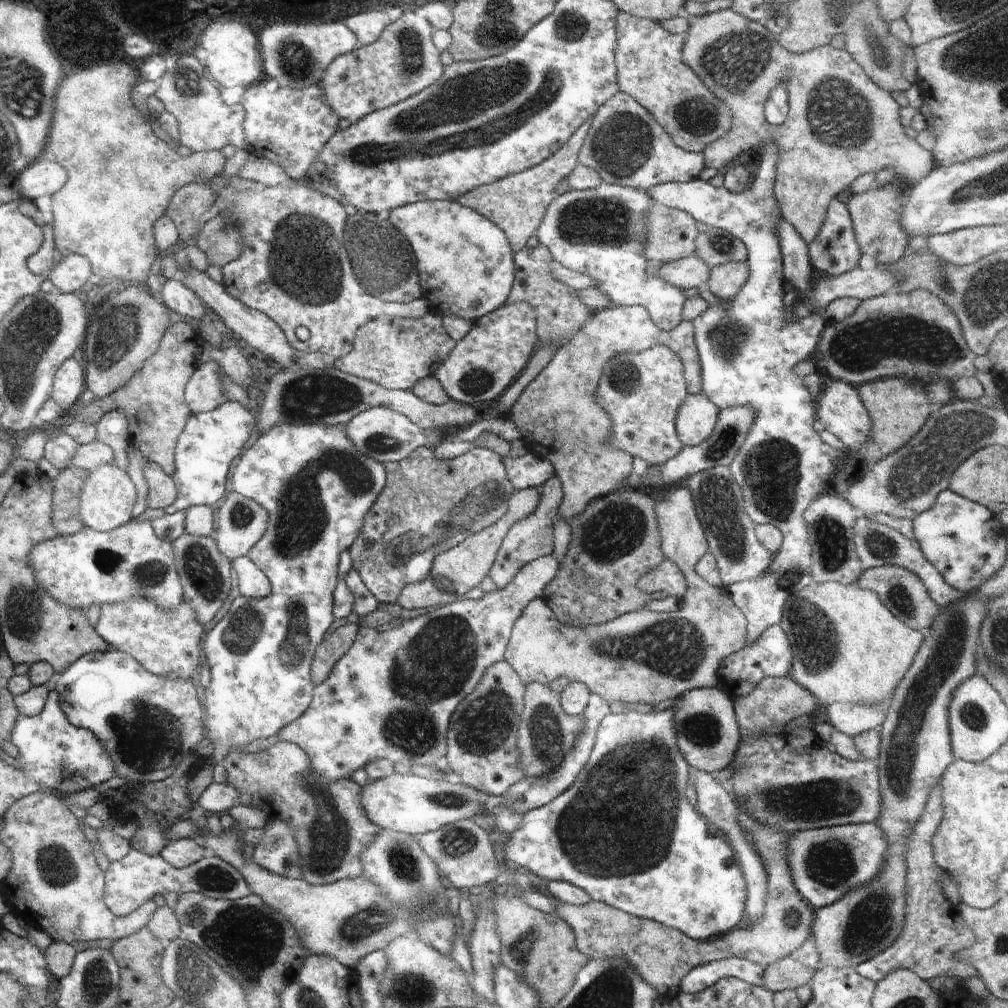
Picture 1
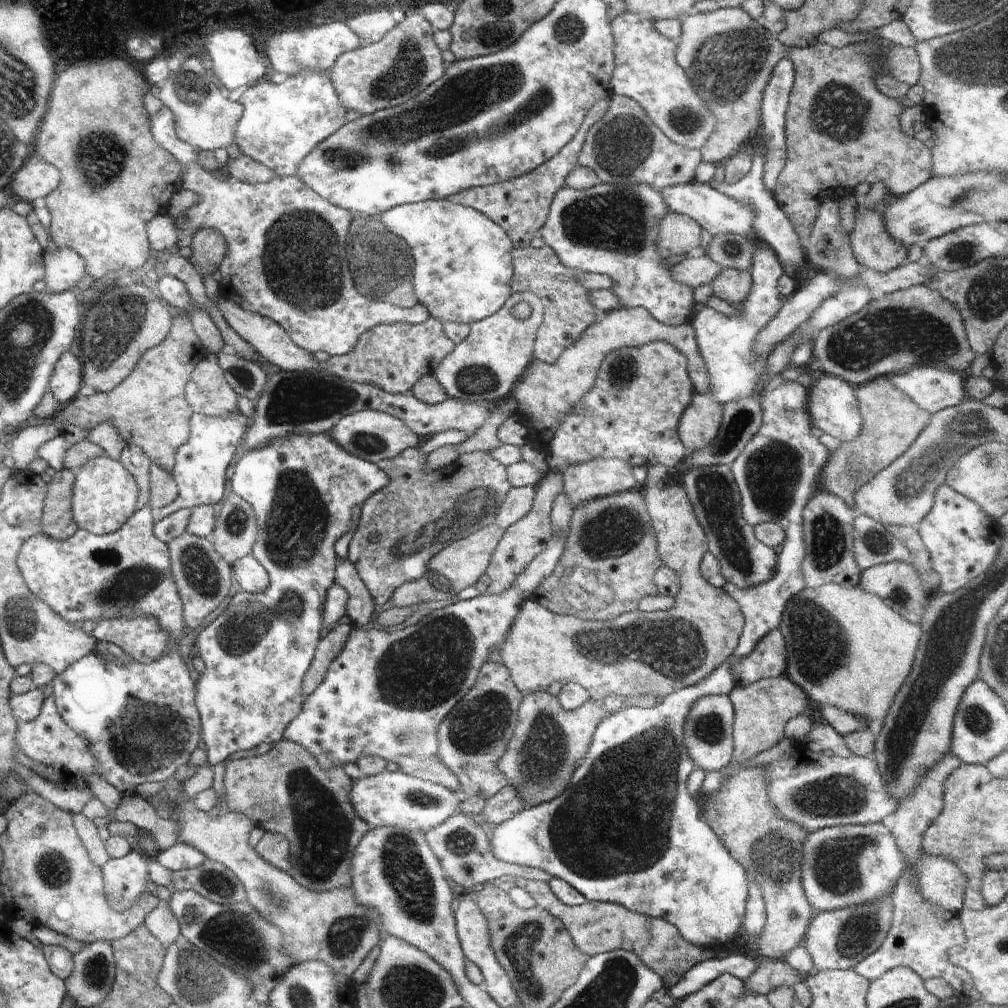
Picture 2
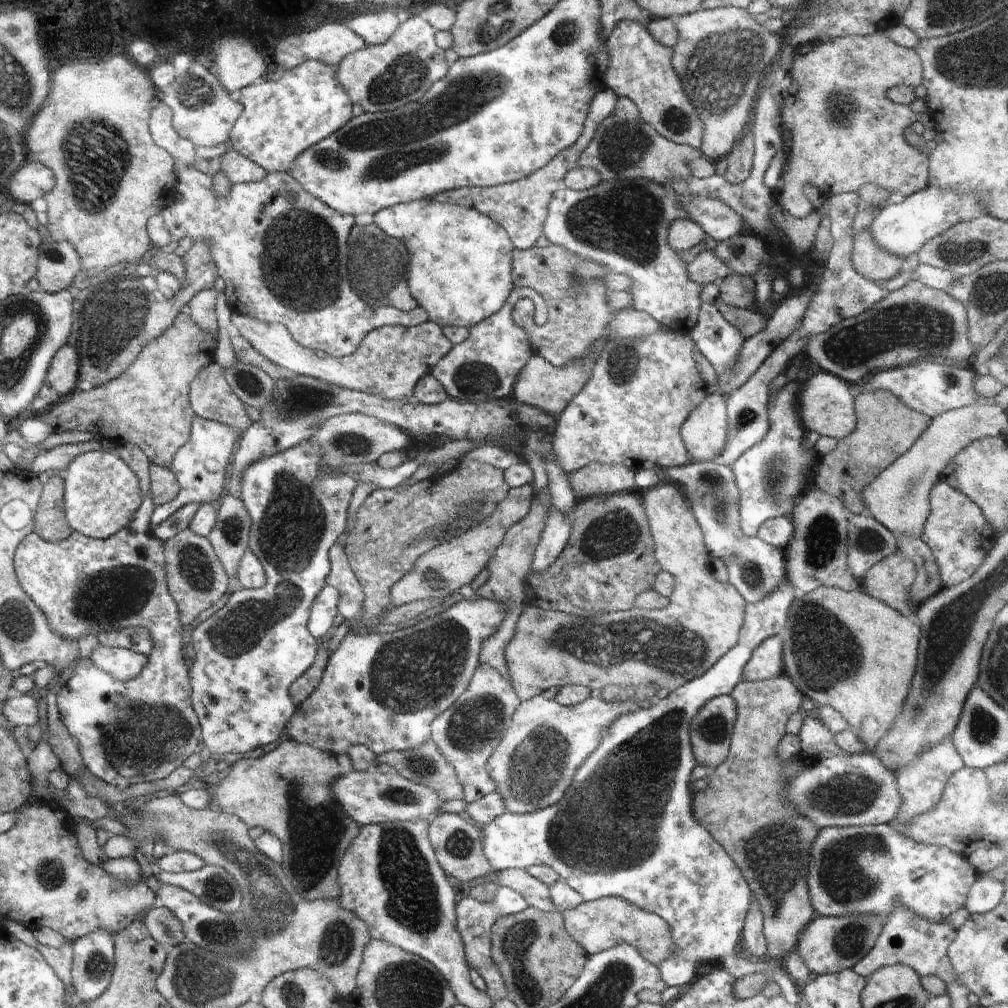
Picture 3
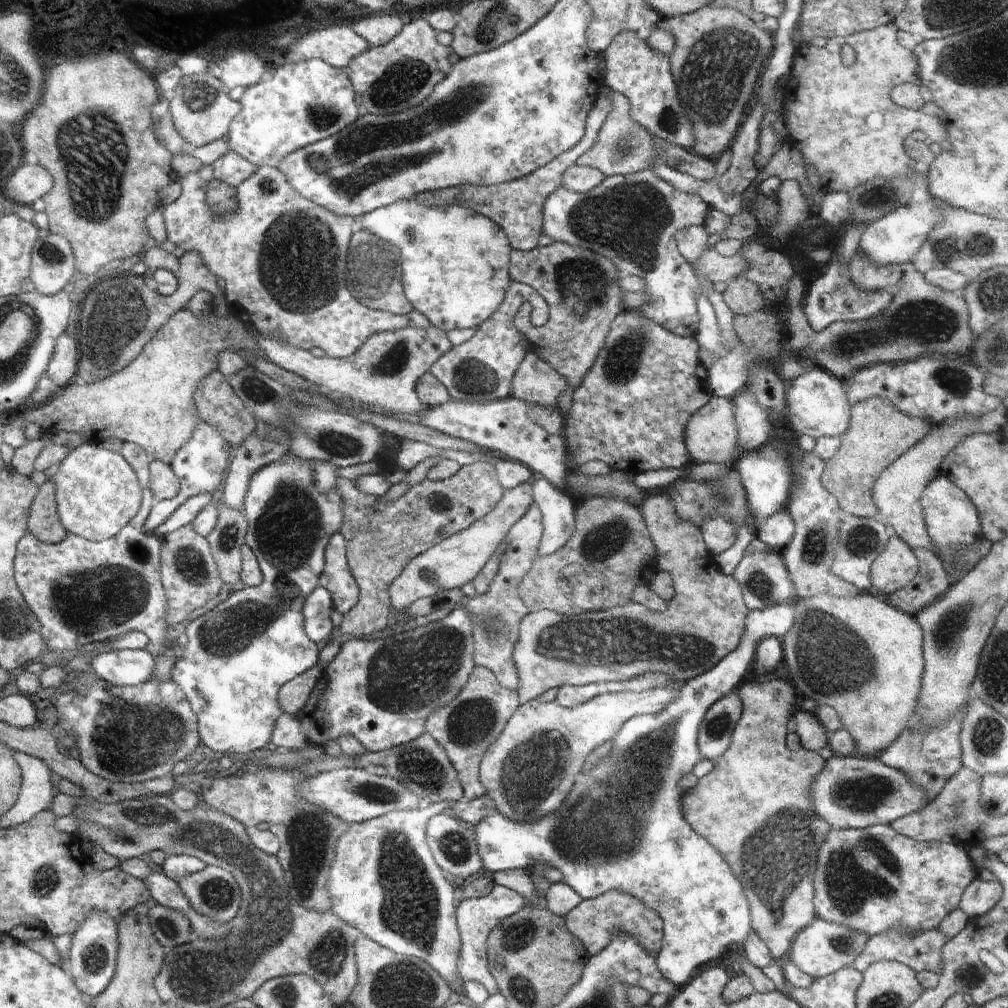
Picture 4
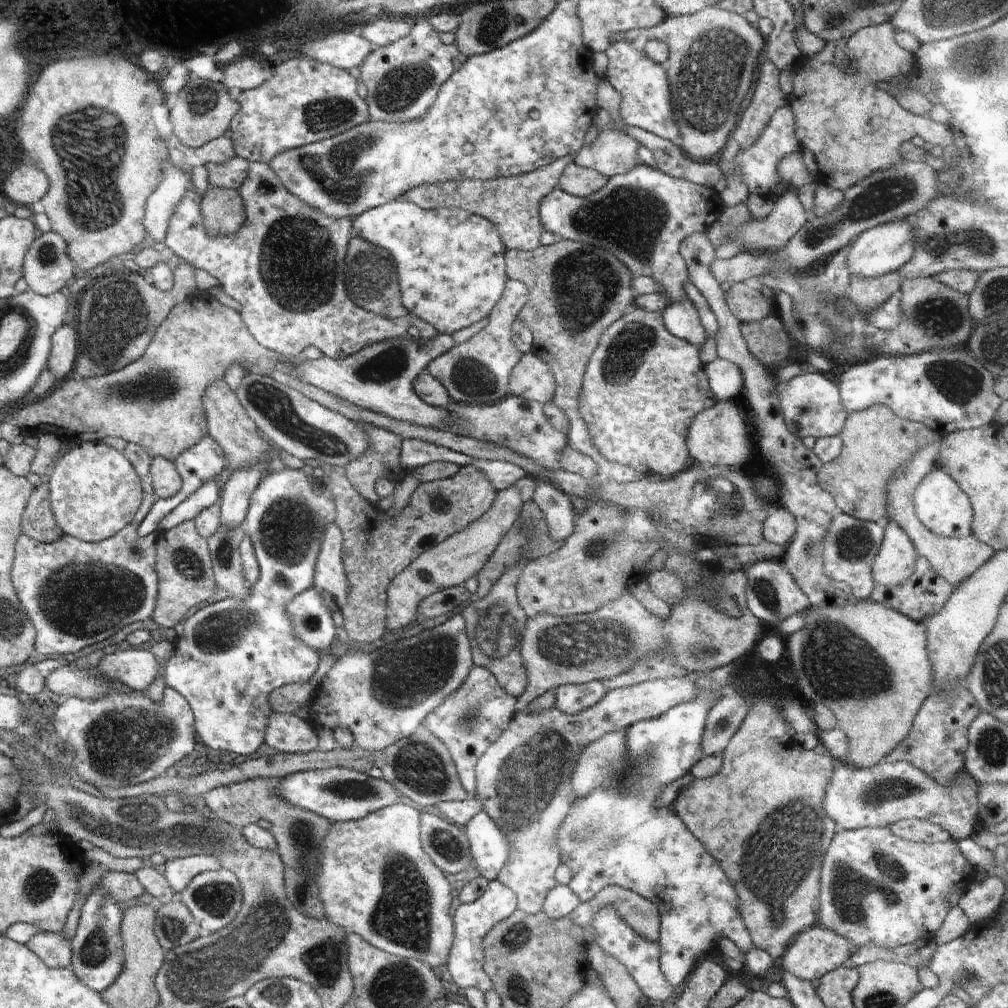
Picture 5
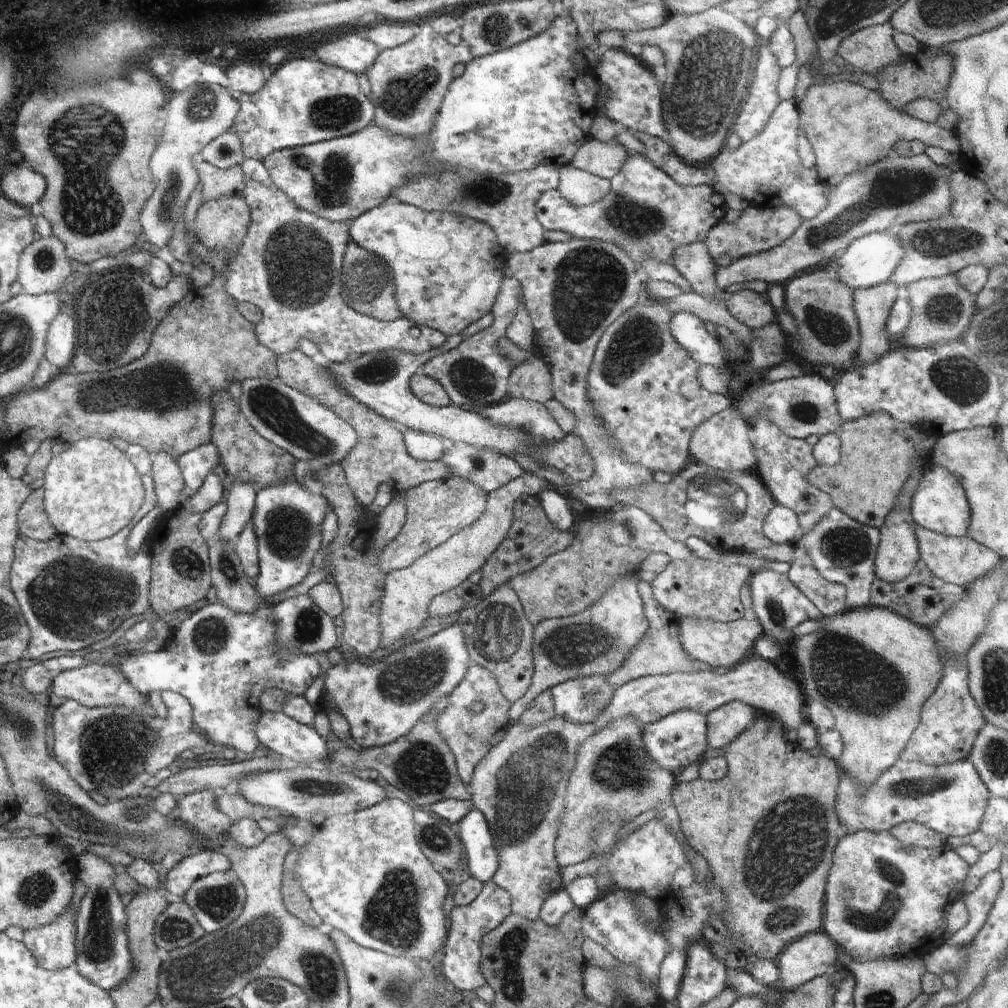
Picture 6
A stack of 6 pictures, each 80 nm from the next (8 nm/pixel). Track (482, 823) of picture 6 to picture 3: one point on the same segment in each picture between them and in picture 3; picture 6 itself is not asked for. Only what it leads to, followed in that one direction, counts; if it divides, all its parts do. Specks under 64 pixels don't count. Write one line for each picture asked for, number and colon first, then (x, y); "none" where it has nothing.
3: (625, 827)
4: (621, 827)
5: (490, 847)

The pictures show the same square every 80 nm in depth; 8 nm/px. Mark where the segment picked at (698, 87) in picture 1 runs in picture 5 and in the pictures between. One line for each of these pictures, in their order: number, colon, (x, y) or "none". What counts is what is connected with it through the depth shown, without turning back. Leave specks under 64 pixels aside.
2: (646, 70)
3: (640, 68)
4: (632, 69)
5: (642, 82)

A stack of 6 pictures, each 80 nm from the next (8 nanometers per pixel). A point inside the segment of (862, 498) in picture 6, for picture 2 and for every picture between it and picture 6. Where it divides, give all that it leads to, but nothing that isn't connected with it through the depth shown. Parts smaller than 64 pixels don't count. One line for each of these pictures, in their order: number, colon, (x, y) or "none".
2: (891, 422)
3: (885, 428)
4: (879, 432)
5: (875, 441)

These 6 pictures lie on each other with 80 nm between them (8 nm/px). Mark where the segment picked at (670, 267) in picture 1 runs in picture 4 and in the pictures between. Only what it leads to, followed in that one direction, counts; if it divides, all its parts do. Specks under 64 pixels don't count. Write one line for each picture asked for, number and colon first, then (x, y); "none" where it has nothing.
2: (697, 270)
3: (706, 268)
4: (712, 265)

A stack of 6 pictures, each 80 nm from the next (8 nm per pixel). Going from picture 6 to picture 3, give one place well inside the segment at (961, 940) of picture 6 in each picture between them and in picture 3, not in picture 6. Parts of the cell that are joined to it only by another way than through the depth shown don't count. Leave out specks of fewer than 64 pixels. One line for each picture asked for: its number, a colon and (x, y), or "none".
3: (986, 893)
4: (980, 896)
5: (980, 901)

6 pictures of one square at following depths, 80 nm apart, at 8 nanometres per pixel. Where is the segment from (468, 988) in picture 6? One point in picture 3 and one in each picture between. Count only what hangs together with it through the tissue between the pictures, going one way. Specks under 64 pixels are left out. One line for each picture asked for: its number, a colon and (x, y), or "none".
3: (475, 918)
4: (476, 917)
5: (472, 920)

